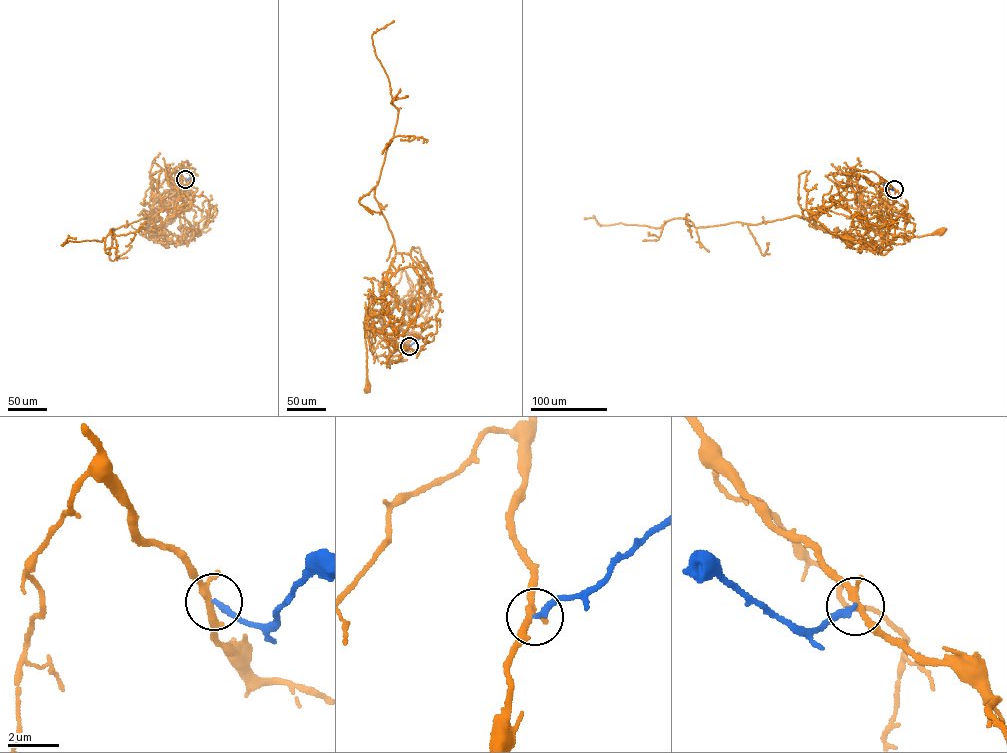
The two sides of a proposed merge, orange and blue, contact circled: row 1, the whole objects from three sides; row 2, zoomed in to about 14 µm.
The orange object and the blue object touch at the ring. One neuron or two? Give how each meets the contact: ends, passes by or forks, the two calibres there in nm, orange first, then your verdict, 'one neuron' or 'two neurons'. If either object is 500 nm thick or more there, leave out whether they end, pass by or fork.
orange forks | blue ends | 220/240 nm | two neurons

